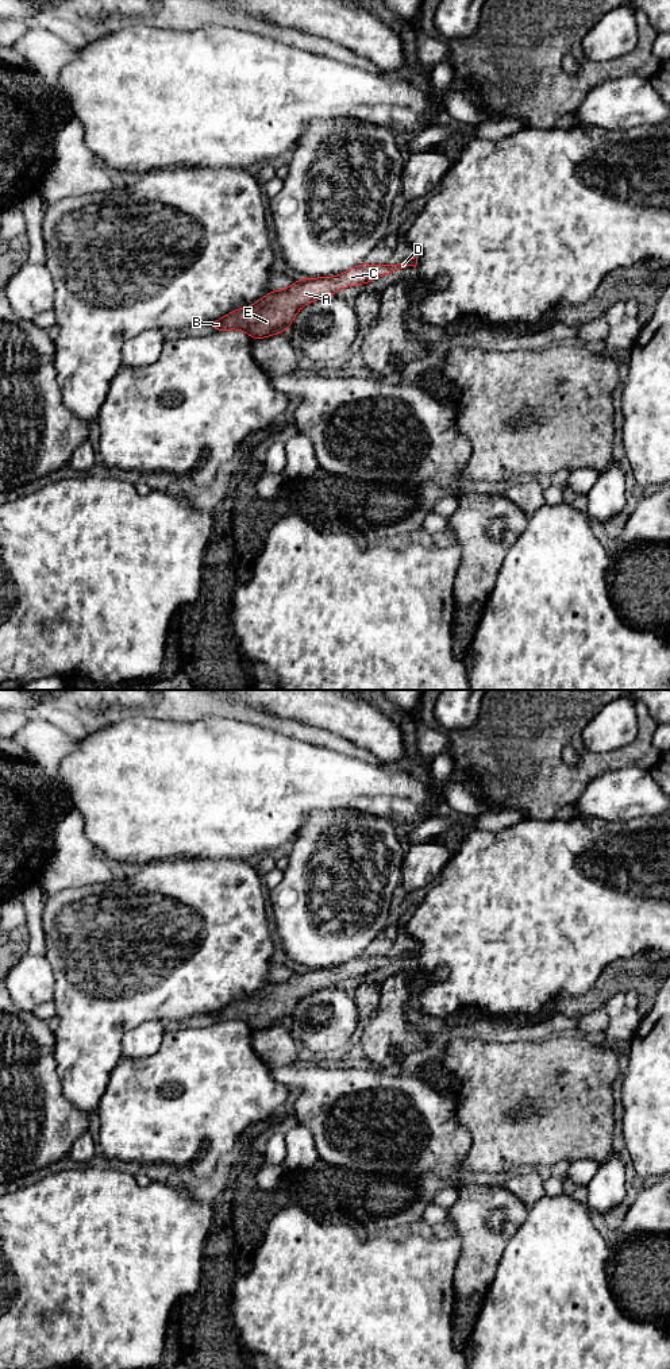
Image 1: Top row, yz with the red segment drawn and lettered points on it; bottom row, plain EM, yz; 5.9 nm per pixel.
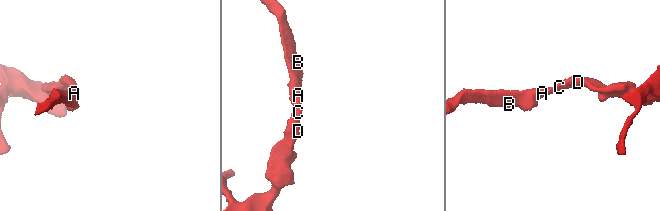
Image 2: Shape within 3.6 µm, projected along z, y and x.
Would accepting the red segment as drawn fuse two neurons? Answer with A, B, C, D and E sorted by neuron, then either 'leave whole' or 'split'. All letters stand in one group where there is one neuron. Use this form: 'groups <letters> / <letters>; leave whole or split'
groups A B C D E; leave whole

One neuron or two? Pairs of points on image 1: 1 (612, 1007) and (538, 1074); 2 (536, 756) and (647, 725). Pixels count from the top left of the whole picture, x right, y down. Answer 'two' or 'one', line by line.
1: two
2: one

